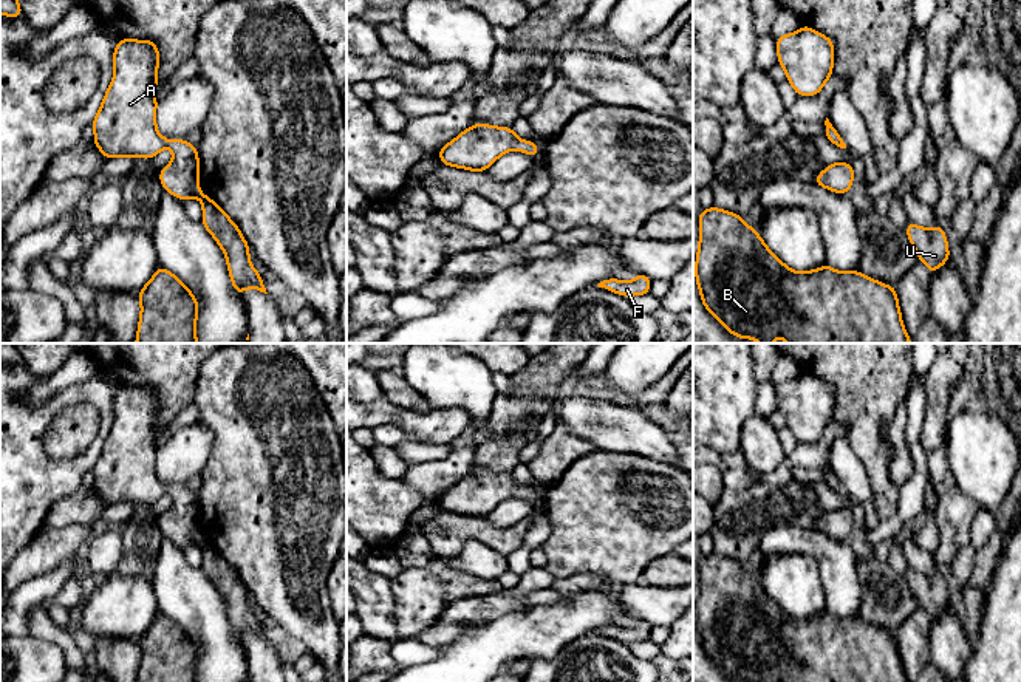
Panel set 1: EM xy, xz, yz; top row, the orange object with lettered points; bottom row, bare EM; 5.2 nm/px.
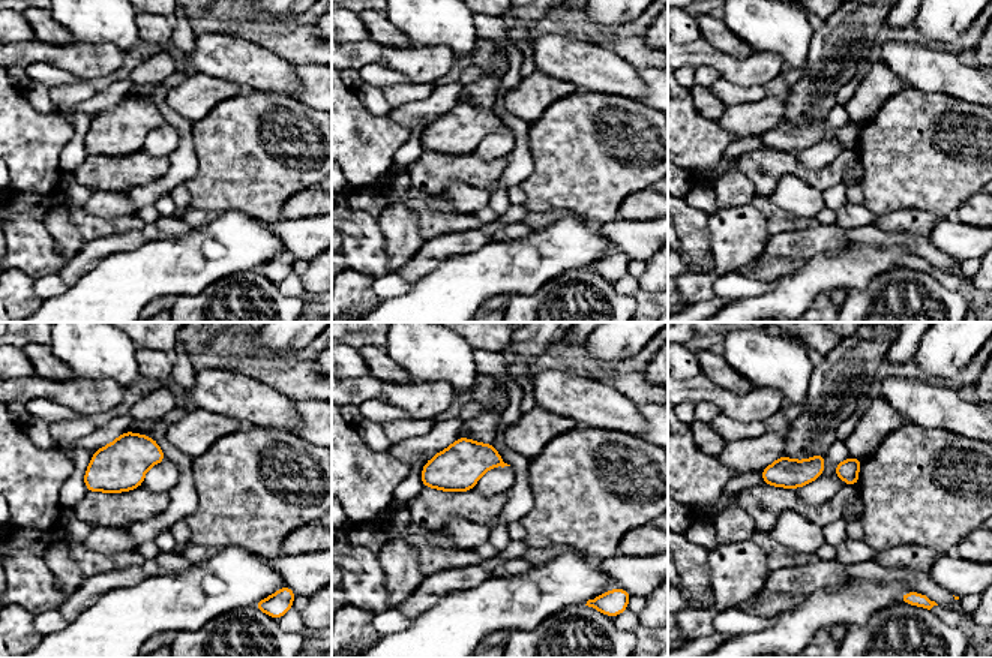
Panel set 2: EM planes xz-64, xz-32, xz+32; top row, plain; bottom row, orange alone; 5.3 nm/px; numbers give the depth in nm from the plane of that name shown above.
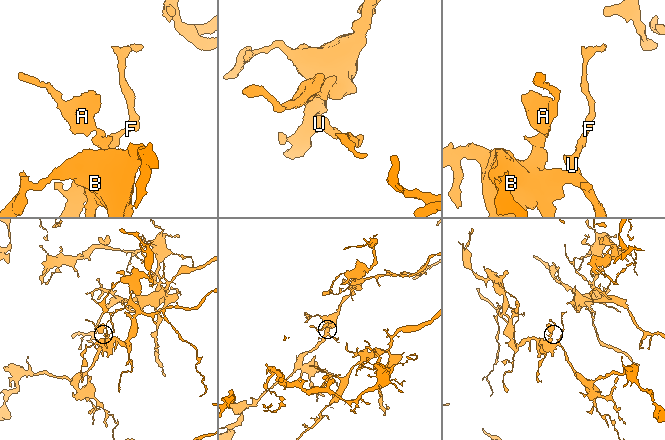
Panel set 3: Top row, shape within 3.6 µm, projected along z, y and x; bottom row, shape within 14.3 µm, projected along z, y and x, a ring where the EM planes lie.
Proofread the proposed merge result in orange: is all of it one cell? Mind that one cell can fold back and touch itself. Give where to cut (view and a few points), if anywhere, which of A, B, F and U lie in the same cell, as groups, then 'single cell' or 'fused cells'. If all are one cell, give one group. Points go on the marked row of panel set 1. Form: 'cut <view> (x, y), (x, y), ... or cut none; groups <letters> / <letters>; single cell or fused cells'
cut none; groups A B F U; single cell

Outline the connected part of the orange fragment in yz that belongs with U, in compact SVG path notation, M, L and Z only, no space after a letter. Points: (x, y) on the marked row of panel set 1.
M908 221L905 232L919 260L931 274L950 258L947 237L939 224L934 224L933 229L925 229Z

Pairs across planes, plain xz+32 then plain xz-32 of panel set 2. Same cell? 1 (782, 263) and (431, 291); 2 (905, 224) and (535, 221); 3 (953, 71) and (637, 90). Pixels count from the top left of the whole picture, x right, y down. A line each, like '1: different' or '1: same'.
1: different
2: same
3: same

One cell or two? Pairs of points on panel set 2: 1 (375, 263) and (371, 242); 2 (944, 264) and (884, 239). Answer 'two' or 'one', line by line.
1: one
2: one

